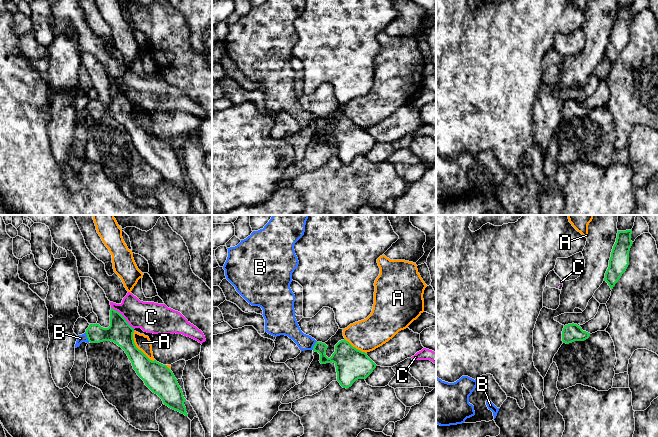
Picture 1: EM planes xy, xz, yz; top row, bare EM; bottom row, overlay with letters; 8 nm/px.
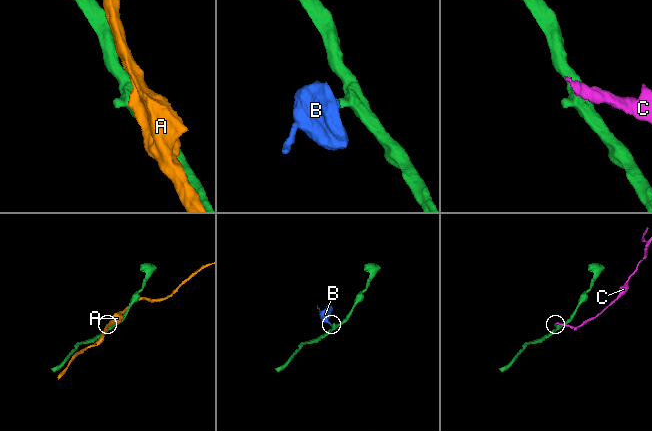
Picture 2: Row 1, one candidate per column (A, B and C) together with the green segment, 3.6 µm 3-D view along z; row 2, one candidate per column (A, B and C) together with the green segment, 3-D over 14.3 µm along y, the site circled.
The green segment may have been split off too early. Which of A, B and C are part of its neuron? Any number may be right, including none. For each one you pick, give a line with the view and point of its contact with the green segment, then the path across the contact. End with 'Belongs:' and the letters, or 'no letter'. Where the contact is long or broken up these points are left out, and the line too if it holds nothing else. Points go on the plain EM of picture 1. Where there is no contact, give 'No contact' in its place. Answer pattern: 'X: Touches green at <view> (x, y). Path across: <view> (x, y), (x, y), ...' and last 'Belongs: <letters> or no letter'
B: Touches green at xy (87, 113). Path across: xy (117, 108), (93, 110), (87, 113), (80, 114)
Belongs: B

